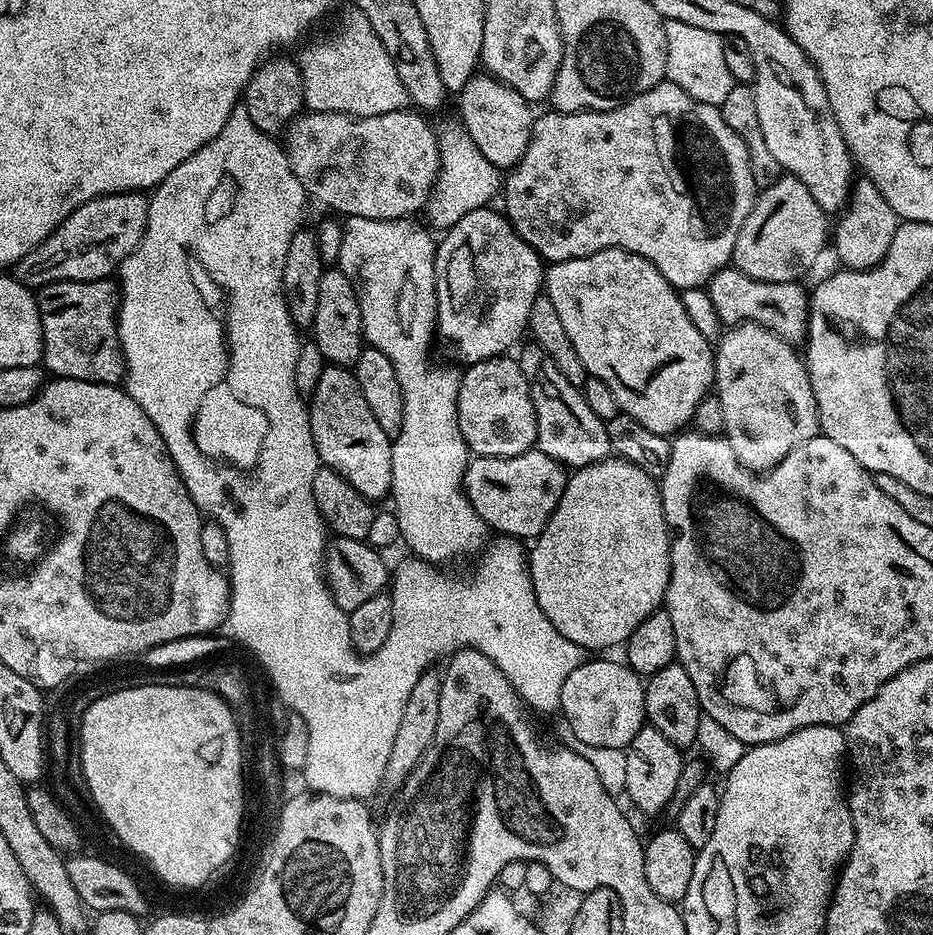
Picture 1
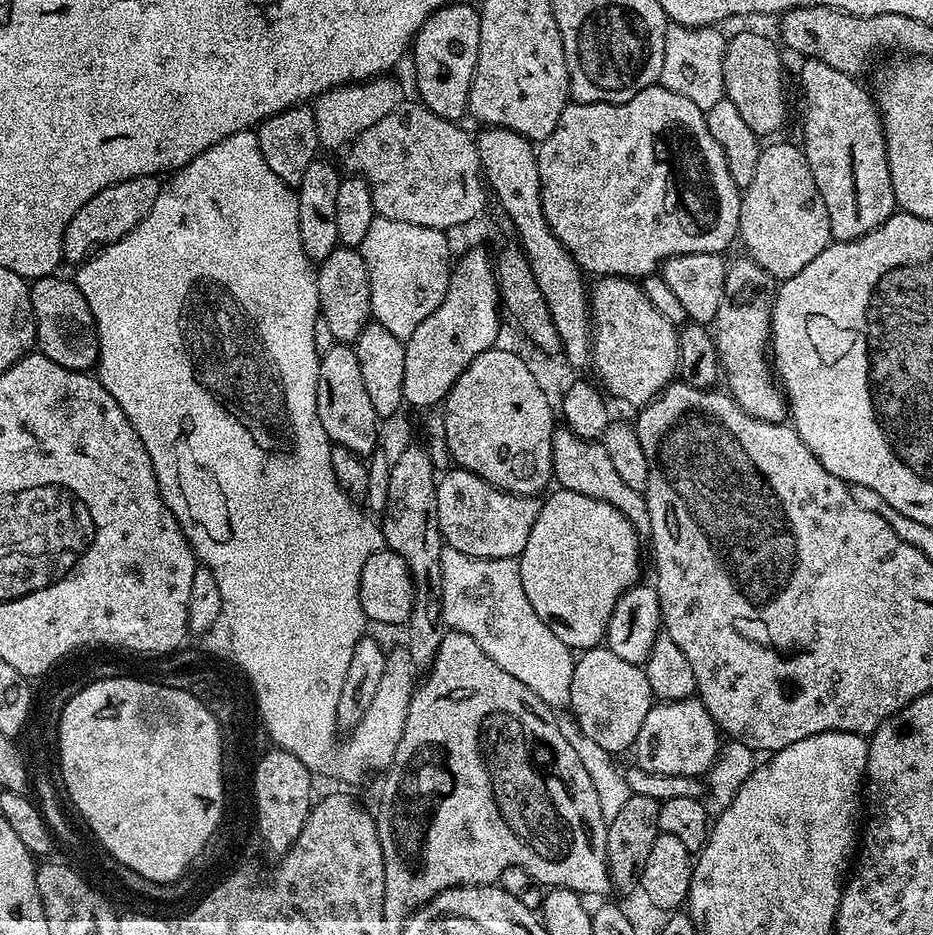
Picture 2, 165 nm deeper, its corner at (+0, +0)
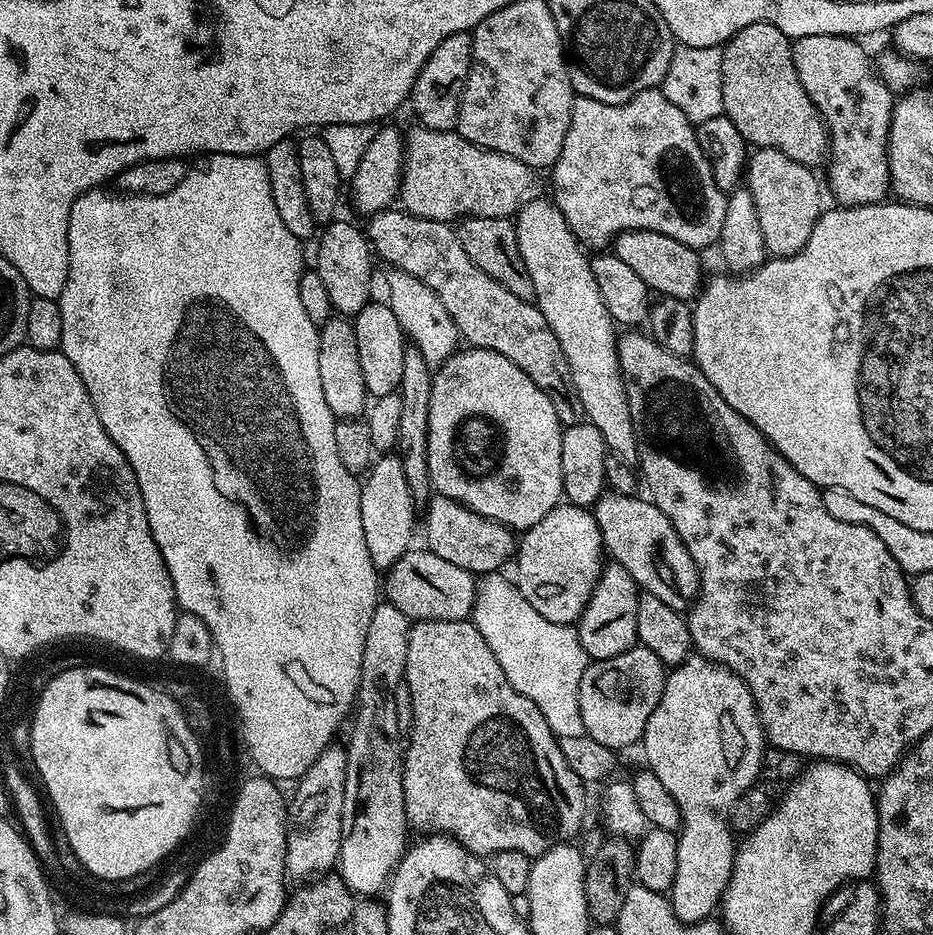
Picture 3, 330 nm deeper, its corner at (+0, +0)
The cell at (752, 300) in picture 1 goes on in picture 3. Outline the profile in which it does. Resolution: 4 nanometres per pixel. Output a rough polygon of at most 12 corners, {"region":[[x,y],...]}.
{"region":[[654,230],[622,232],[614,255],[661,297],[691,301],[701,253]]}

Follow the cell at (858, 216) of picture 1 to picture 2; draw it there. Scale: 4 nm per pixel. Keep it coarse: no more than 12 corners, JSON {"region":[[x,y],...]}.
{"region":[[805,59],[804,157],[832,240],[897,211],[855,76]]}

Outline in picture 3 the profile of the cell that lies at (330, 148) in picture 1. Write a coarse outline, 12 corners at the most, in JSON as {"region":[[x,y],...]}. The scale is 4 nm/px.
{"region":[[416,126],[398,200],[418,218],[512,218],[527,164]]}

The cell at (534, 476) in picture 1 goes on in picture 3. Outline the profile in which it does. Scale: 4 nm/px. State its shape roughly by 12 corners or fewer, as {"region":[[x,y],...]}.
{"region":[[439,494],[422,516],[428,551],[499,573],[513,529]]}

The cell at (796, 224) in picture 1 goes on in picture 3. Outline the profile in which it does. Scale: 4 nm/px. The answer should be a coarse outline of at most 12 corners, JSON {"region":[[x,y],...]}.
{"region":[[756,148],[746,186],[765,249],[793,256],[825,207],[813,169]]}

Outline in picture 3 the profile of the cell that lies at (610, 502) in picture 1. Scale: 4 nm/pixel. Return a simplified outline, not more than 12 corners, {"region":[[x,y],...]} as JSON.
{"region":[[561,502],[519,537],[514,583],[575,625],[605,563],[595,515]]}

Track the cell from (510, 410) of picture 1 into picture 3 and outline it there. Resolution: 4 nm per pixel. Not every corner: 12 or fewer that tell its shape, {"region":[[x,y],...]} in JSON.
{"region":[[510,358],[435,369],[432,488],[513,530],[564,495],[562,425]]}

